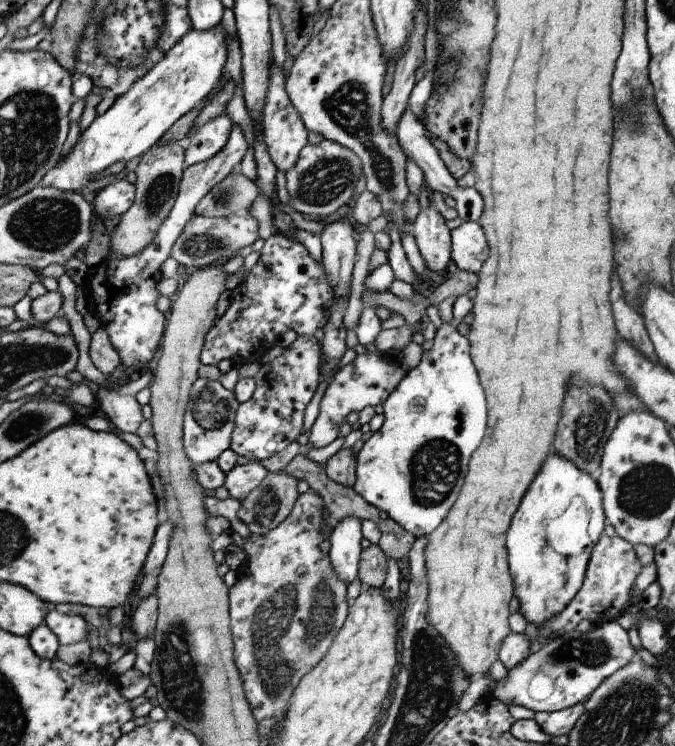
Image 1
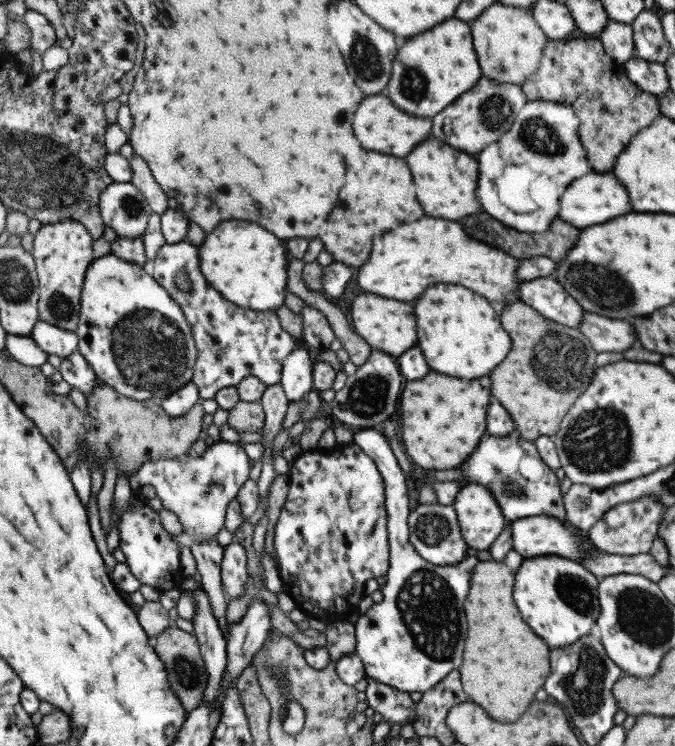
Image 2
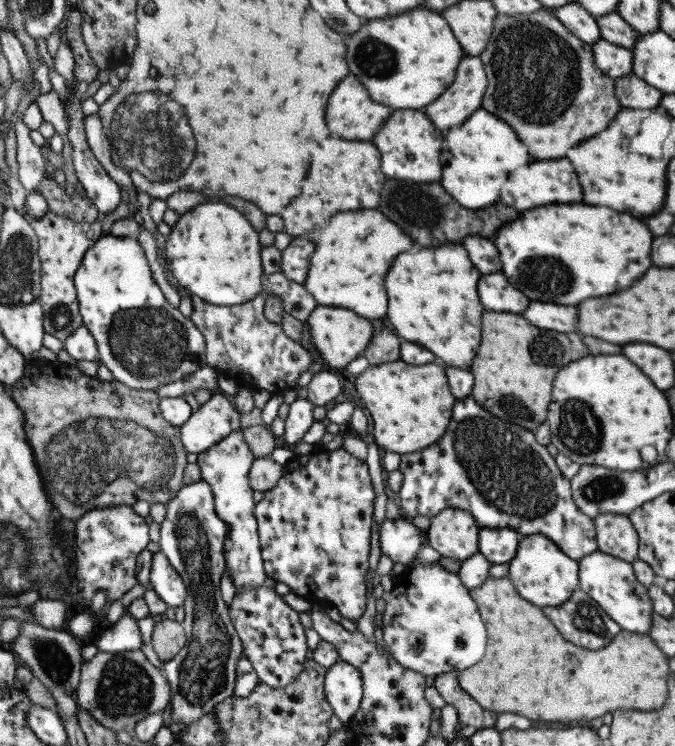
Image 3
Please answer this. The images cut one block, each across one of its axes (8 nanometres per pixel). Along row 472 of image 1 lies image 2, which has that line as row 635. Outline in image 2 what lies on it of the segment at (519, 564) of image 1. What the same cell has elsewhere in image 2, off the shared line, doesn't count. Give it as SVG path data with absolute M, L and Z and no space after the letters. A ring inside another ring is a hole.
M547 554L539 558L527 558L515 572L513 602L527 626L551 648L565 648L583 636L595 632L599 616L597 598L599 578L583 568L579 562Z

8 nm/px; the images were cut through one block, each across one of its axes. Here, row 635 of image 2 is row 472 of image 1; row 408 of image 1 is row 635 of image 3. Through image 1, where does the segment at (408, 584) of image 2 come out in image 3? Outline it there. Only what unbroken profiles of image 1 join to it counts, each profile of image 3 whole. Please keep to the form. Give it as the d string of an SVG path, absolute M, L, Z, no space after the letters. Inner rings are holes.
M437 562L431 564L407 564L403 576L399 576L397 586L393 586L391 592L383 592L385 610L381 614L381 634L383 644L393 654L395 662L399 662L403 668L409 668L413 672L419 672L423 676L439 676L445 672L461 672L469 666L473 666L481 656L485 648L485 628L479 618L479 610L475 606L475 600L469 594L469 588L461 582L459 574L443 570Z

